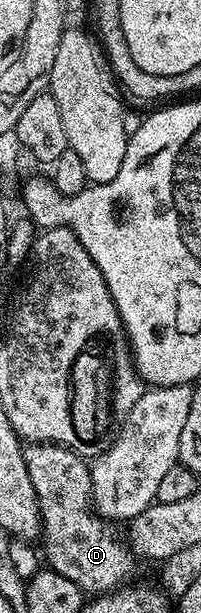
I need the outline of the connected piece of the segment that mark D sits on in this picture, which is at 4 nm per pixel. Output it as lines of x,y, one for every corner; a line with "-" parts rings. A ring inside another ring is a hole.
33,442
25,445
24,462
28,466
28,478
32,478
32,490
38,495
42,519
40,552
45,563
56,574
64,574
64,578
76,582
86,594
113,592
123,587
131,579
136,557
129,543
118,537
114,529
117,527
103,520
92,507
90,464
71,448

